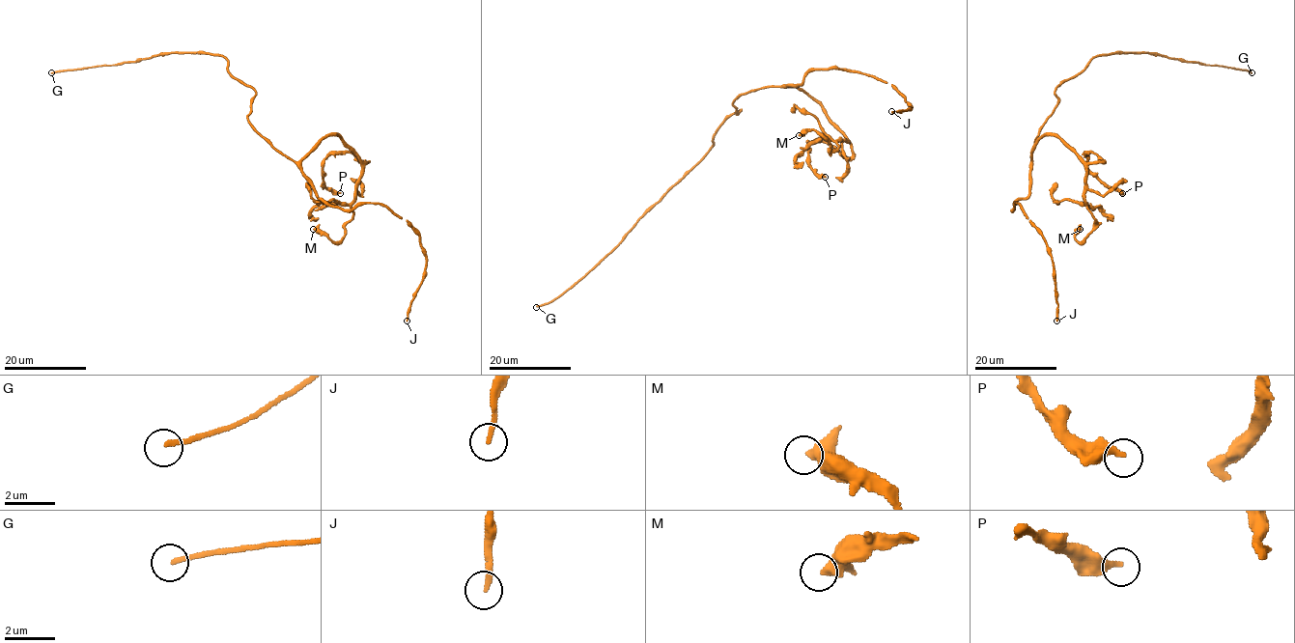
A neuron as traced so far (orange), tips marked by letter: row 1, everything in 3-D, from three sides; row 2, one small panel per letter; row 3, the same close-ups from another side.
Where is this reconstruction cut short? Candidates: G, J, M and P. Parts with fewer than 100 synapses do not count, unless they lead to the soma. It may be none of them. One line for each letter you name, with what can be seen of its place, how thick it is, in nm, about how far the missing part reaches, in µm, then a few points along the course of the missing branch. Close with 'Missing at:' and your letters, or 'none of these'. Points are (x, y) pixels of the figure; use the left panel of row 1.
G: place (51, 72); calibre 180 nm; missing 140 µm
Missing at: G

